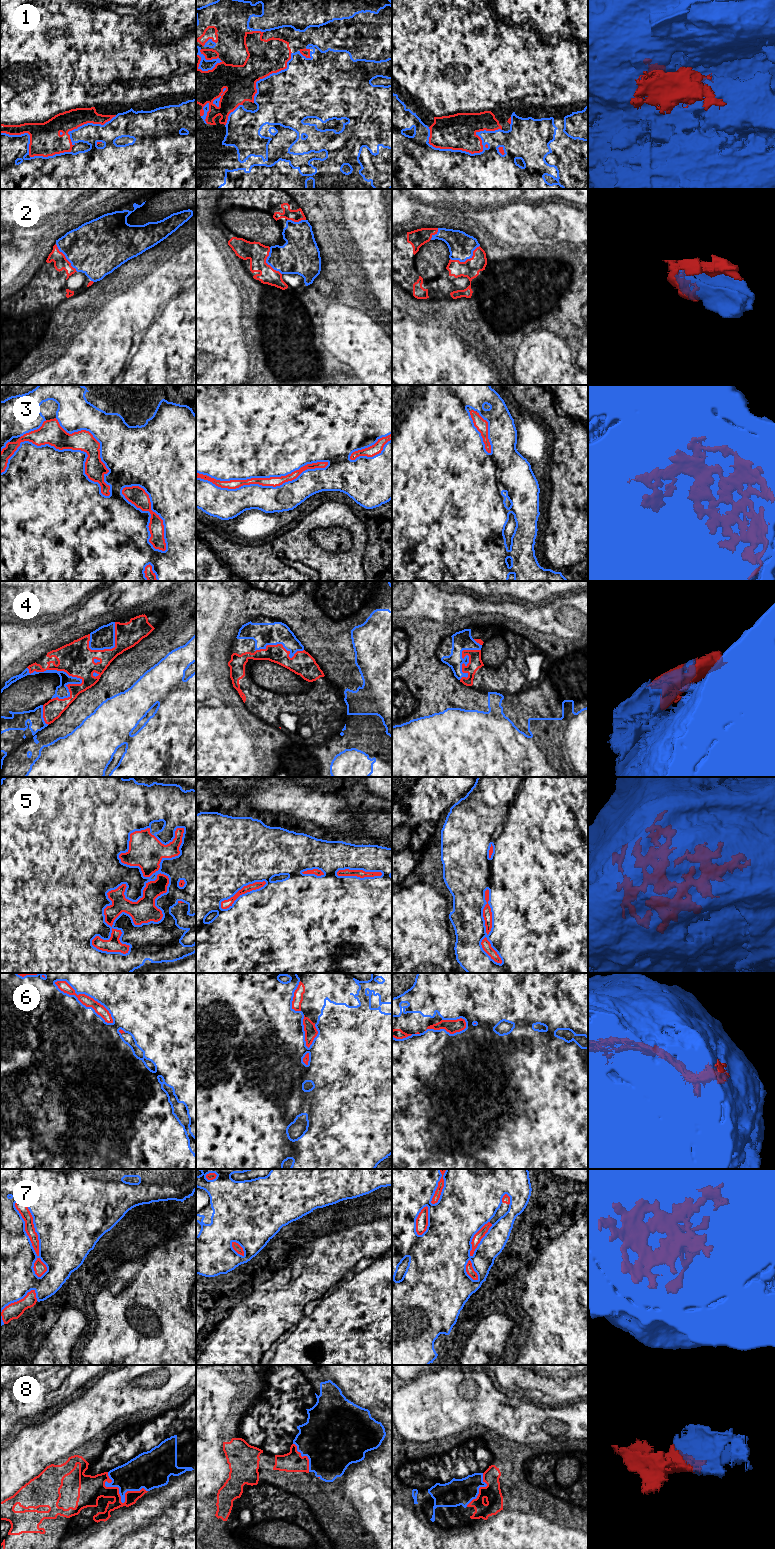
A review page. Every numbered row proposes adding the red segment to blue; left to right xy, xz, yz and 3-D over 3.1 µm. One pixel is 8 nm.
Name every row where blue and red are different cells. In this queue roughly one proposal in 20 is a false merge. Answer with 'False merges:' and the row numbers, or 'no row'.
False merges: 4

